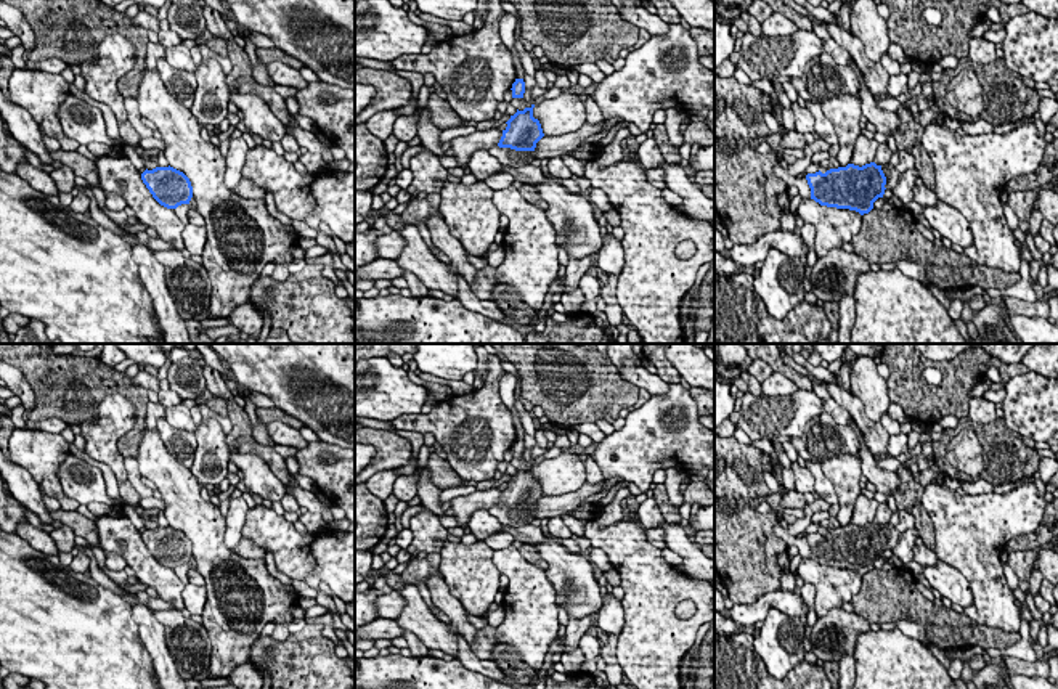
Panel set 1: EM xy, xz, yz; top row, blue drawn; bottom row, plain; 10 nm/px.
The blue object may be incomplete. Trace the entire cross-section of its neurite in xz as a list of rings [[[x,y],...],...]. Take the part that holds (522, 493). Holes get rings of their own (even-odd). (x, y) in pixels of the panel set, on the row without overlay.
[[[525,467],[506,482],[499,503],[488,511],[507,527],[527,527],[535,519],[536,503],[544,496],[541,483],[533,477],[533,467]]]

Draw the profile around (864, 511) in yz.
[[[859,495],[854,503],[851,524],[862,527],[865,524],[873,522],[878,506],[878,501]]]

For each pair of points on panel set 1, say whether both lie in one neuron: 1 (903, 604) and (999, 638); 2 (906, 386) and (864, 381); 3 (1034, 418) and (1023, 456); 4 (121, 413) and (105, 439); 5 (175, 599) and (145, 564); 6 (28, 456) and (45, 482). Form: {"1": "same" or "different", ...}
{"1": "same", "2": "different", "3": "different", "4": "same", "5": "same", "6": "same"}

